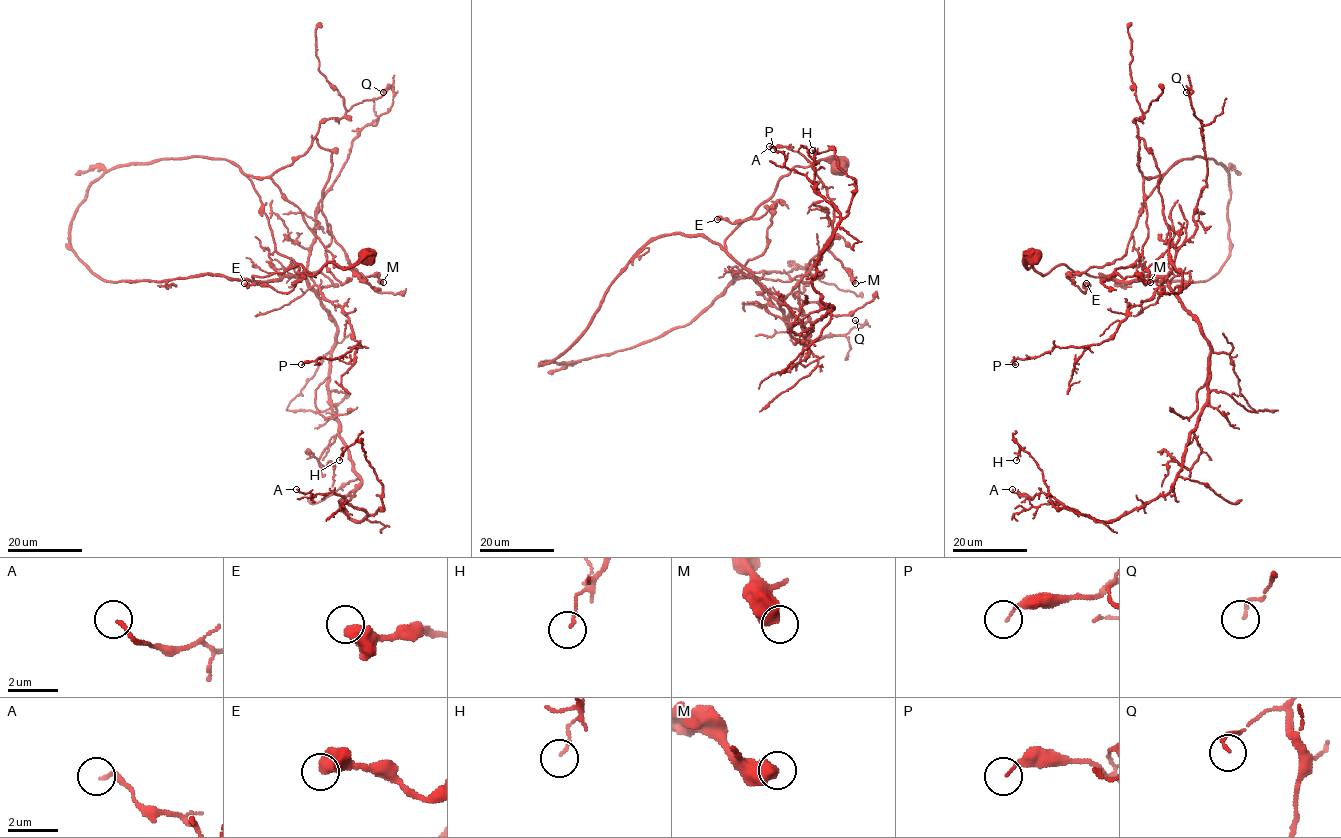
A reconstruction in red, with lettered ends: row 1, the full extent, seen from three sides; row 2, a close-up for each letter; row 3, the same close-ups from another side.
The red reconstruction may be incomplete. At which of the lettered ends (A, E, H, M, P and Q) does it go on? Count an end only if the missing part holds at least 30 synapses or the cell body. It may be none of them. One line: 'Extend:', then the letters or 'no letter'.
Extend: no letter

